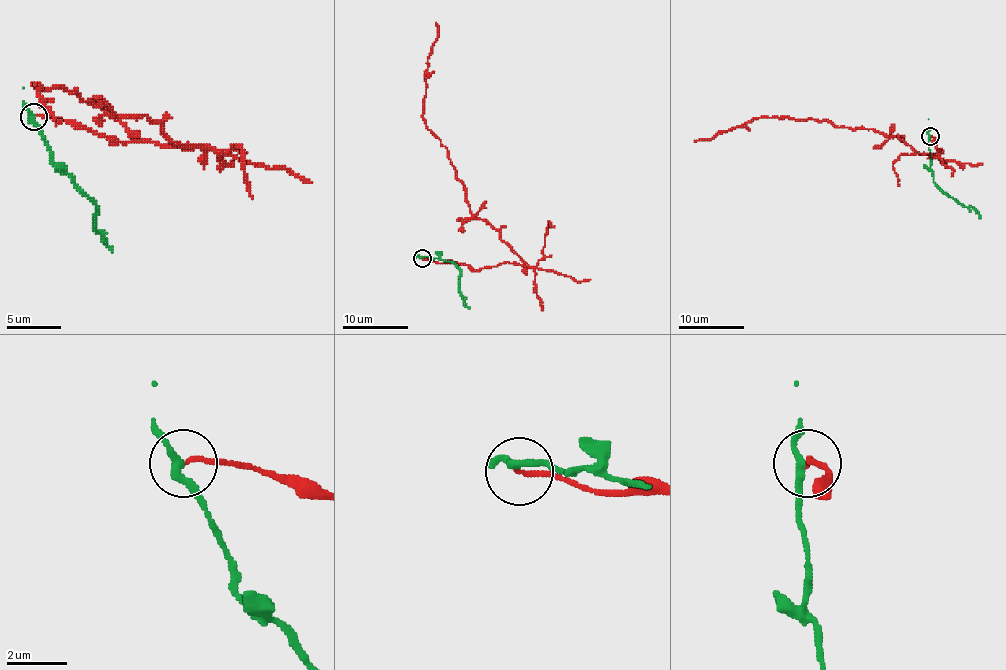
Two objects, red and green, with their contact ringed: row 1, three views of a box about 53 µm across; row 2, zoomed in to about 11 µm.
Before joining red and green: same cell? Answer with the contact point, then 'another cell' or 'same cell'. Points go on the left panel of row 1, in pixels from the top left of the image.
at (33, 117); another cell

